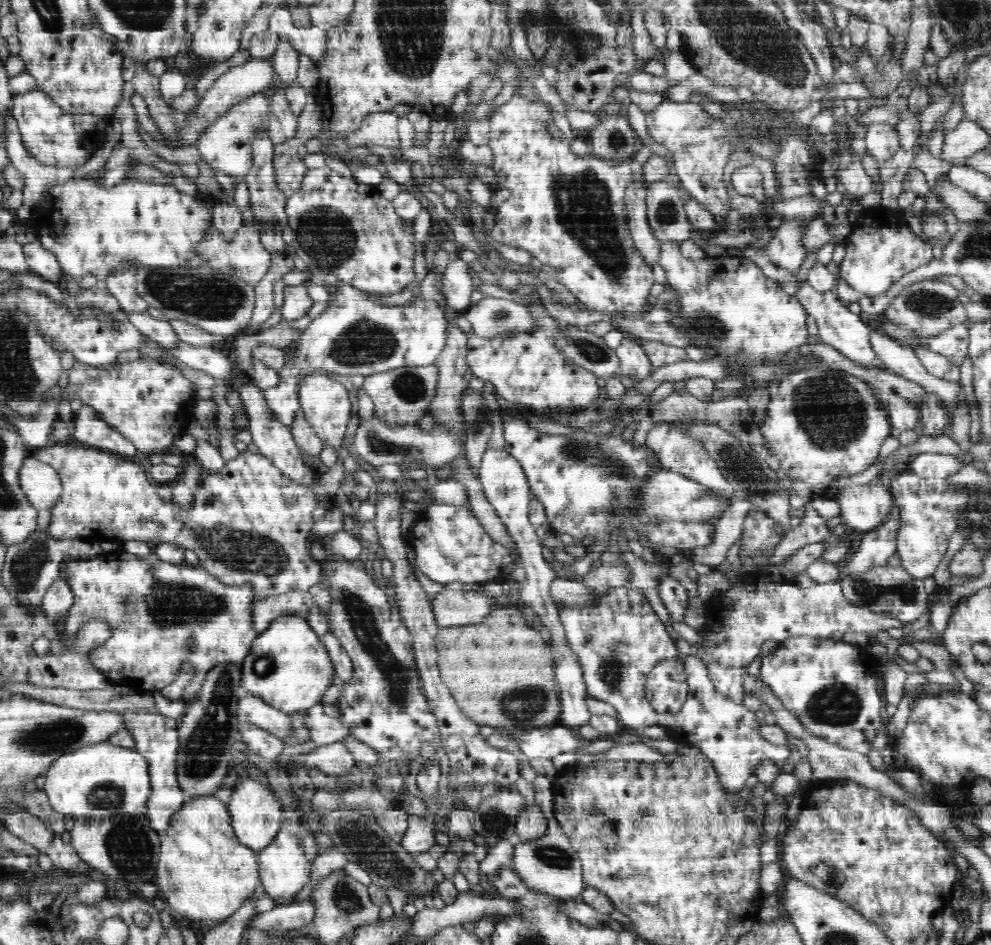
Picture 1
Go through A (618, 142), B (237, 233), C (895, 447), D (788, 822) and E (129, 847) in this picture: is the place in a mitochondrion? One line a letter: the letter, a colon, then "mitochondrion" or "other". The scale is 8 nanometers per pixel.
A: mitochondrion
B: other
C: other
D: other
E: mitochondrion

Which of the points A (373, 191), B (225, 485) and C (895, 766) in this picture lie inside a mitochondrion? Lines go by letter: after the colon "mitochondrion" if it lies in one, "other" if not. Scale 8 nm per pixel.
A: other
B: other
C: other

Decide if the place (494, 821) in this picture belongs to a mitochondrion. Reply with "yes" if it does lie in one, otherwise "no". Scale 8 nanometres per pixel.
yes

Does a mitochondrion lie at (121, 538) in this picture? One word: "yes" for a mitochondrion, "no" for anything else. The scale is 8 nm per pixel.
no

